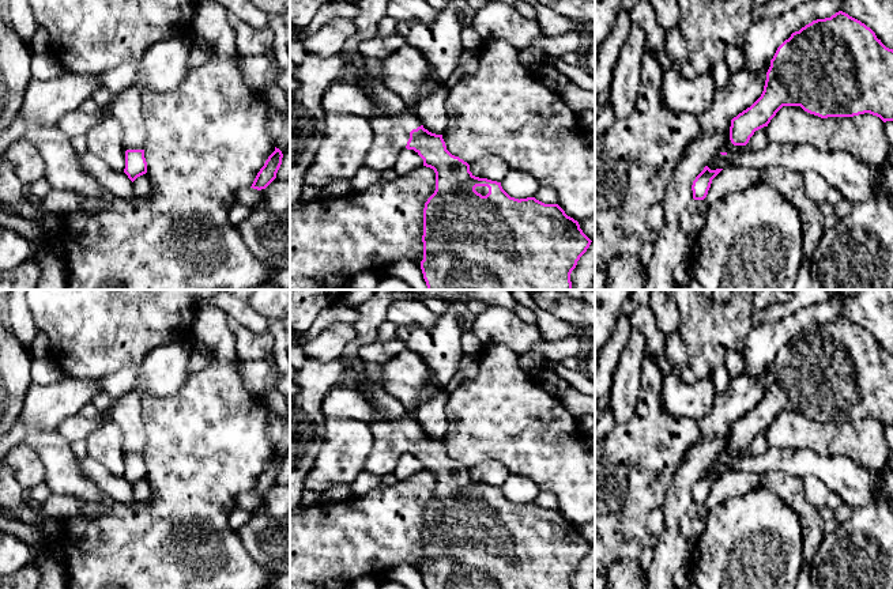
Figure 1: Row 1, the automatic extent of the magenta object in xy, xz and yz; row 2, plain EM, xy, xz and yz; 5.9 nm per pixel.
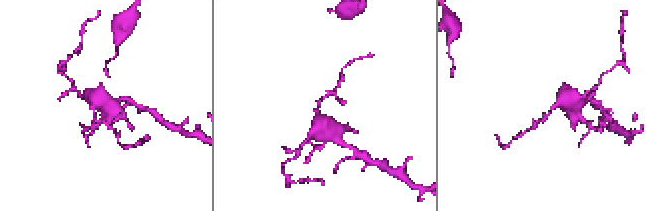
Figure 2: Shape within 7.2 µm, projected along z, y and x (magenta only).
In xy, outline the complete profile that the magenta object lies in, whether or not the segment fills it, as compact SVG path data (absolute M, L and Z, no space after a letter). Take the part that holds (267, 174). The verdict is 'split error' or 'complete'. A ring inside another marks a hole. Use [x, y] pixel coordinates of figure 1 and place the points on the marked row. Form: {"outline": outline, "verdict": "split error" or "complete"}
{"outline": "M275 147L275 151L268 156L264 166L257 173L250 188L261 190L265 189L275 178L282 165L283 154Z", "verdict": "complete"}

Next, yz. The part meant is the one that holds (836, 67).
{"outline": "M843 11L813 20L777 48L761 97L731 120L731 143L746 146L783 106L800 106L821 118L870 113L883 122L893 121L893 49L886 48L870 27Z", "verdict": "complete"}

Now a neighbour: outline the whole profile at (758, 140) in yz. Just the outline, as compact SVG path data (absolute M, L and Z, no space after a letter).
M764 127L754 132L754 135L750 137L749 143L745 147L746 150L760 151L766 146L768 146L766 127Z

